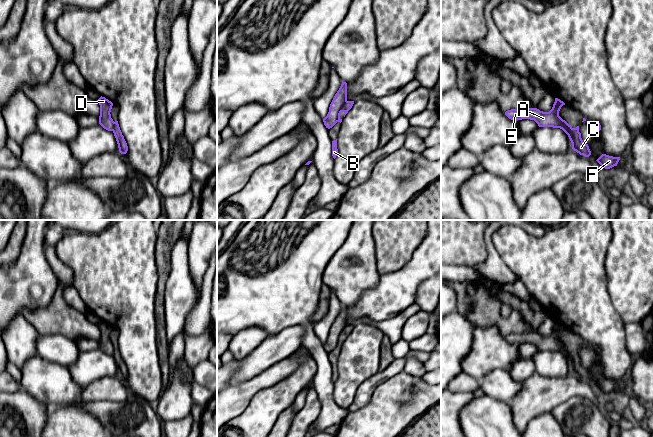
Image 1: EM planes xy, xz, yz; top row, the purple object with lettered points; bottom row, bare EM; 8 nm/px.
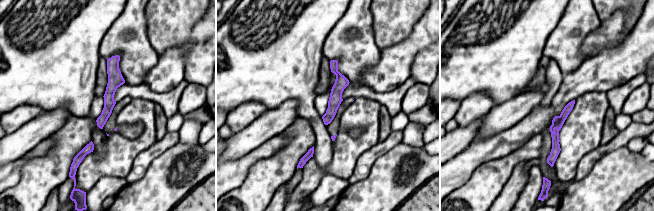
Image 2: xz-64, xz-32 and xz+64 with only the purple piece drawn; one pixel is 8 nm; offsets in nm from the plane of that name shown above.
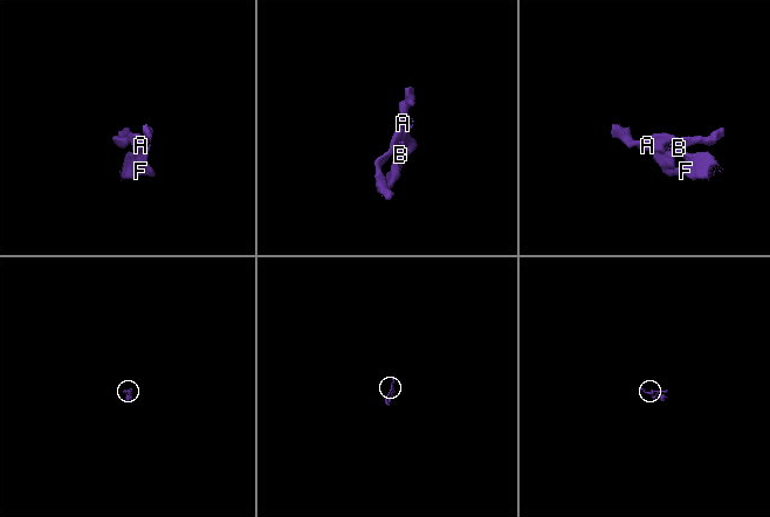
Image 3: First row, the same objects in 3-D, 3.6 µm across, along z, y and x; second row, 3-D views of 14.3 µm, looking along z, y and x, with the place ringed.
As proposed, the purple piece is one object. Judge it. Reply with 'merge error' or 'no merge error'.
merge error

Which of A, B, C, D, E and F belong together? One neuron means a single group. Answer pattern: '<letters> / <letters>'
A D E / B C F

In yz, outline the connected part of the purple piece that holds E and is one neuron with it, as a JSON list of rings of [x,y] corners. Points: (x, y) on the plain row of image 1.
[[[555,322],[553,331],[549,336],[543,336],[537,332],[511,333],[506,335],[505,339],[511,344],[534,344],[539,351],[566,352],[566,345],[559,340],[559,335],[563,329],[565,329],[563,325]]]

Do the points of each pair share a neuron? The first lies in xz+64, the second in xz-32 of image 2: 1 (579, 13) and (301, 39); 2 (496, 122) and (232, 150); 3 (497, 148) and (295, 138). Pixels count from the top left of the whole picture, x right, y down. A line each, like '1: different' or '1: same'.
1: different
2: same
3: different

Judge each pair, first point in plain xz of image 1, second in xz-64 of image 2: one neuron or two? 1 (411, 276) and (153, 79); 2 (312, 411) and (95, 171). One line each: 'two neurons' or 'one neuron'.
1: one neuron
2: one neuron

